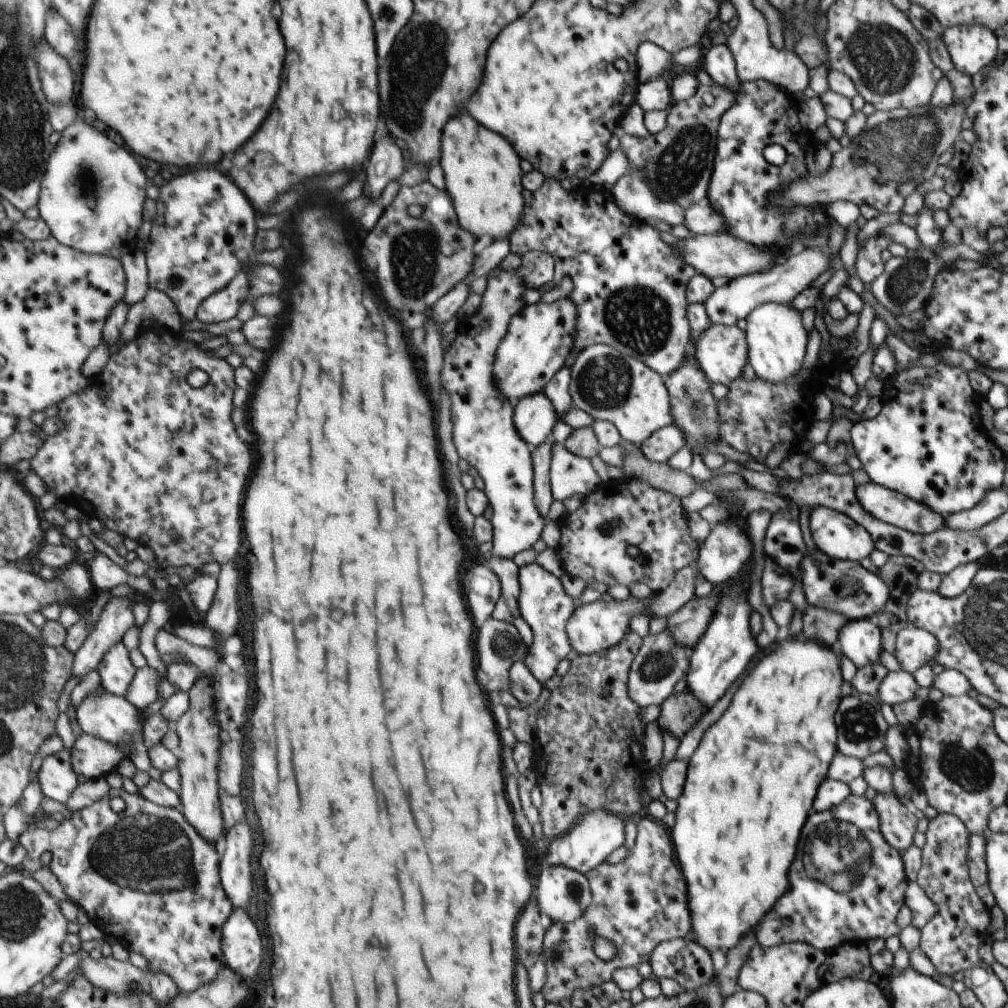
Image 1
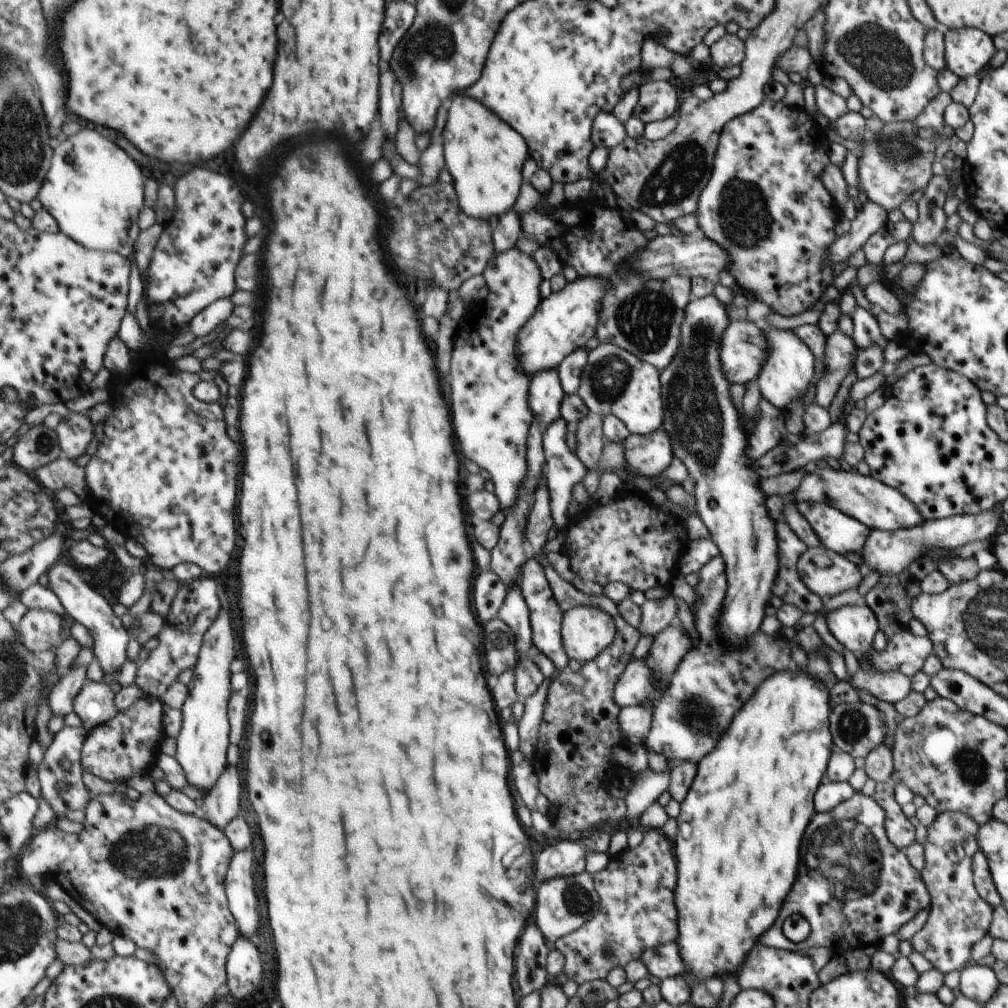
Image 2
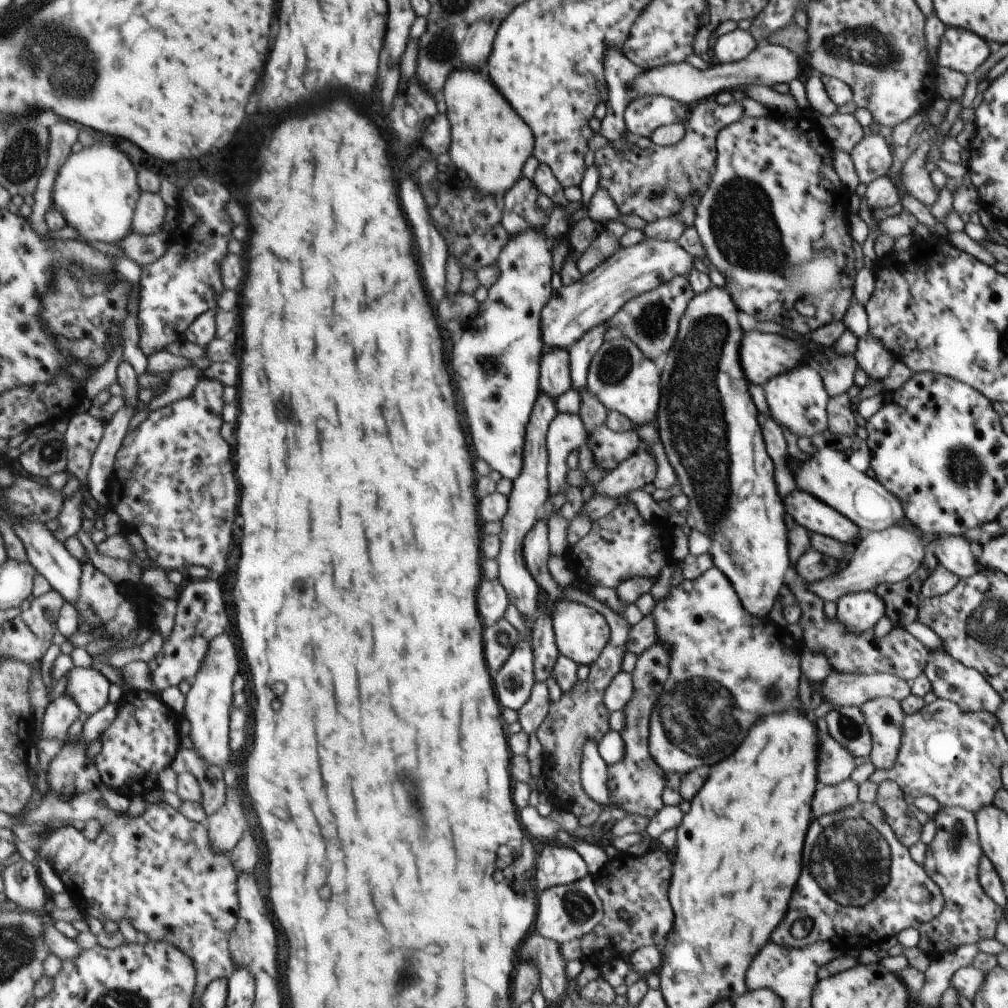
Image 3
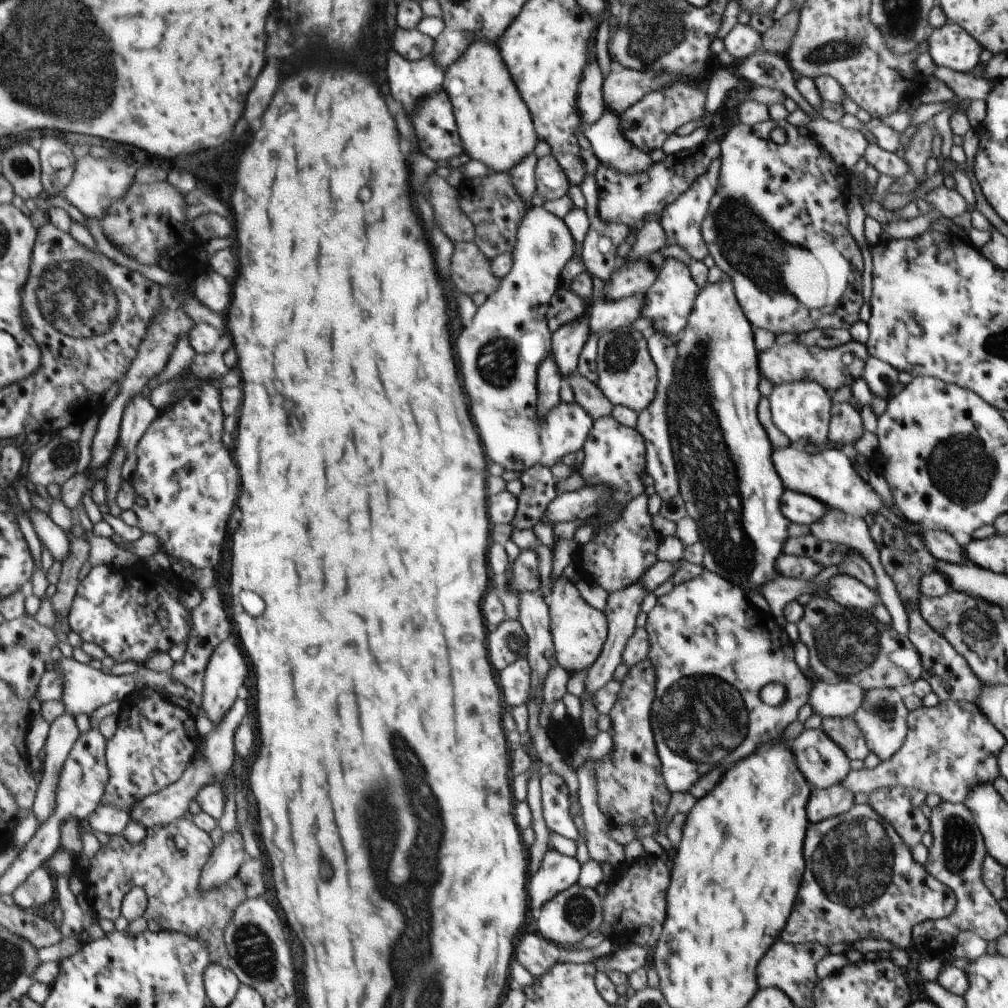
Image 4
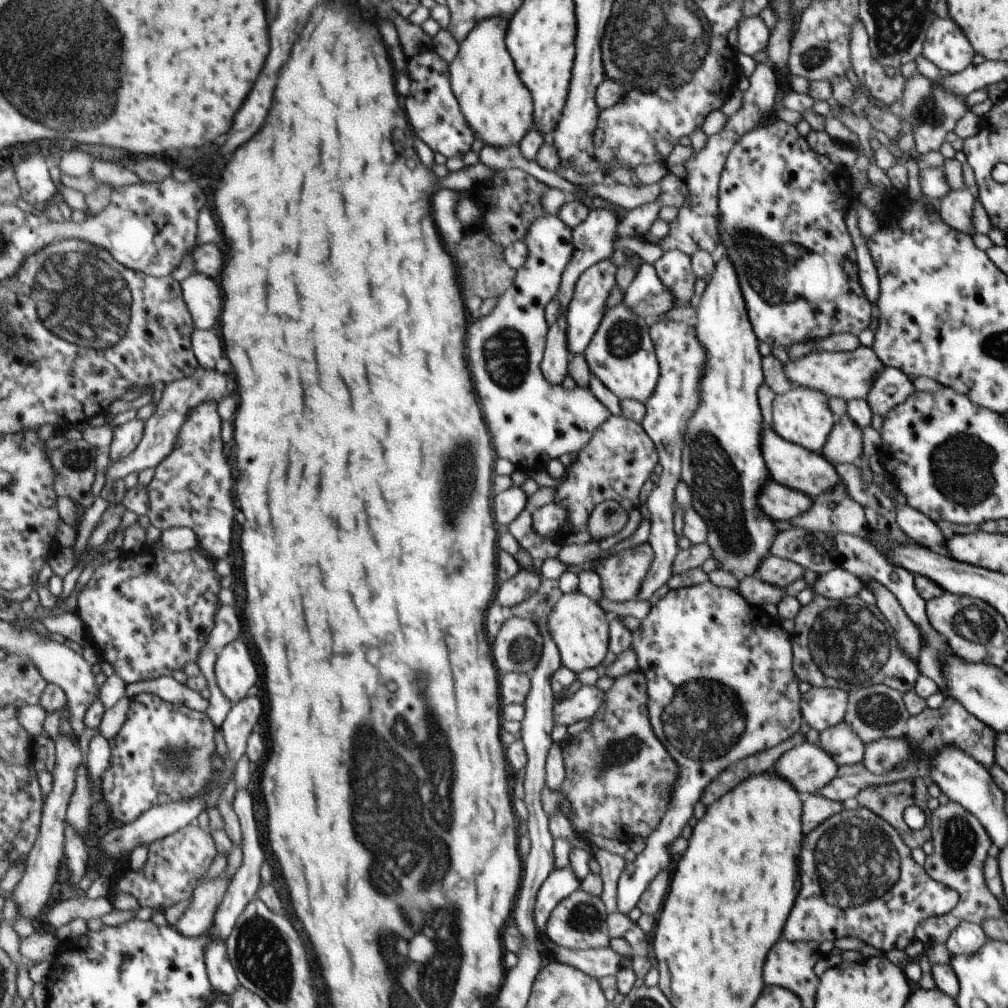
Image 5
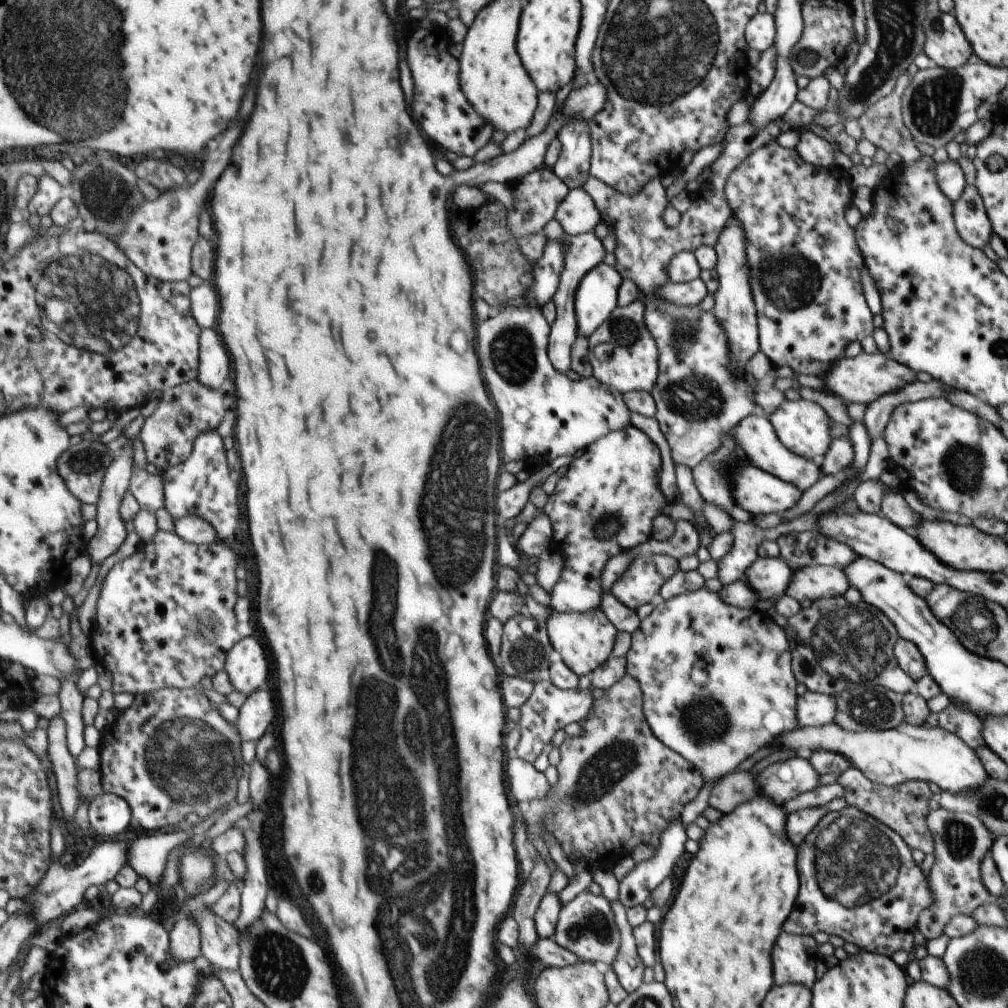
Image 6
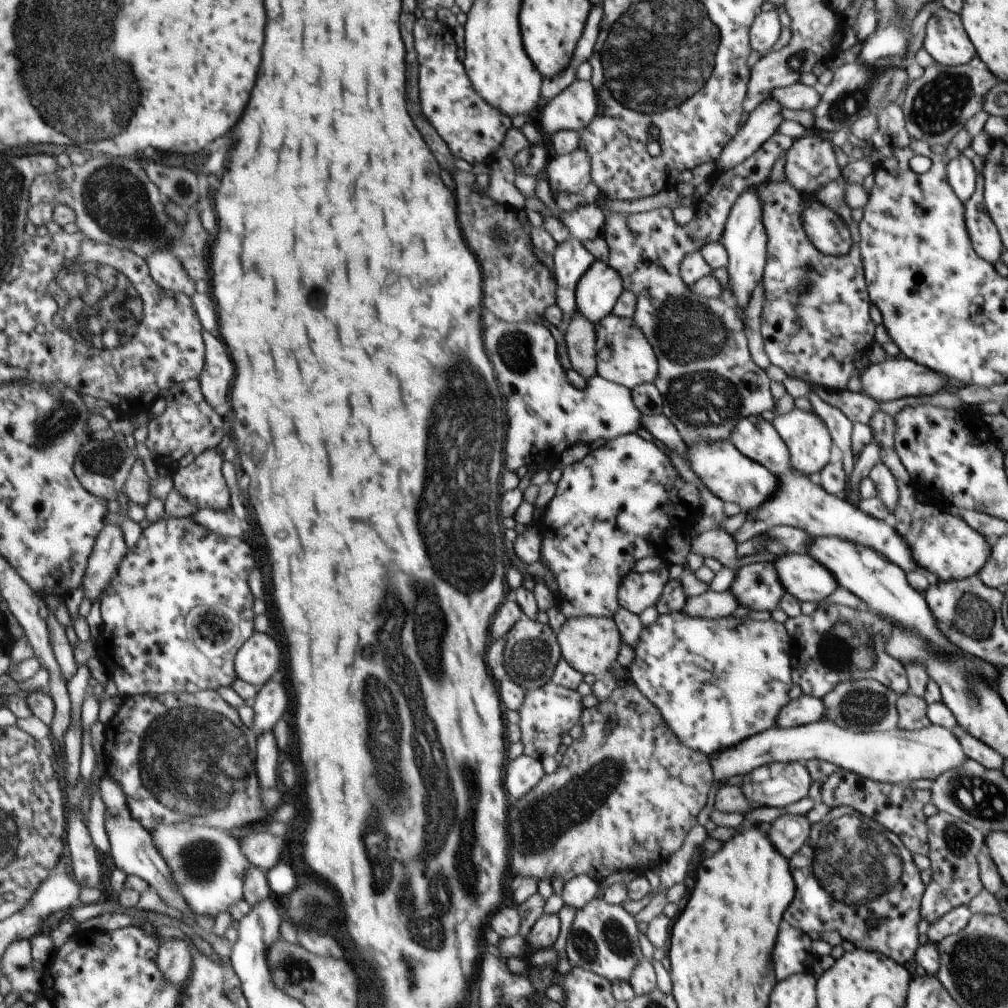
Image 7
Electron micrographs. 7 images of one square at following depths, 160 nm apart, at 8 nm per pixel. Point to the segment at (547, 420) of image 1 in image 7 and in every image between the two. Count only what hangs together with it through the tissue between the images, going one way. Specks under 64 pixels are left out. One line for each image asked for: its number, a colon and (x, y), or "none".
2: (546, 392)
3: (554, 375)
4: (566, 342)
5: (592, 289)
6: (595, 297)
7: (596, 292)

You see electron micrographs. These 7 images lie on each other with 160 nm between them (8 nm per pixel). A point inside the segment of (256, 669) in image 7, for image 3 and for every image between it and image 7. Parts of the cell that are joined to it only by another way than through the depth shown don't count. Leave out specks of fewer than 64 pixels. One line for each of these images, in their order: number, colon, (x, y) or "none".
3: (209, 703)
4: (227, 670)
5: (236, 672)
6: (248, 666)

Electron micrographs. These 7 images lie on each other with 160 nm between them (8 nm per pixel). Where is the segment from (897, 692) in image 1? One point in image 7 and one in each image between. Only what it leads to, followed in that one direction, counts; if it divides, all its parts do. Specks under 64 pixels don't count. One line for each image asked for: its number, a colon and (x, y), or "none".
2: (891, 686)
3: (841, 689)
4: (840, 699)
5: (822, 707)
6: (812, 709)
7: (805, 709)

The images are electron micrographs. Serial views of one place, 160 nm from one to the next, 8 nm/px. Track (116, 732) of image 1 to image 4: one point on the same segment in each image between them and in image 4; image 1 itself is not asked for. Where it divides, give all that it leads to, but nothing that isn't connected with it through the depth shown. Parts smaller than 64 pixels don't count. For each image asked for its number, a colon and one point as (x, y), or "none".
2: (96, 705)
3: (89, 688)
4: (85, 688)

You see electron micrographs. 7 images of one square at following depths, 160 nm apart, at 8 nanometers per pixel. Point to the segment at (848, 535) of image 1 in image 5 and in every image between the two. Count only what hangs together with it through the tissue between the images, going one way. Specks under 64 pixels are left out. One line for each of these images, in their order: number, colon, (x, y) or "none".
2: (838, 532)
3: (813, 515)
4: (798, 507)
5: (780, 502)

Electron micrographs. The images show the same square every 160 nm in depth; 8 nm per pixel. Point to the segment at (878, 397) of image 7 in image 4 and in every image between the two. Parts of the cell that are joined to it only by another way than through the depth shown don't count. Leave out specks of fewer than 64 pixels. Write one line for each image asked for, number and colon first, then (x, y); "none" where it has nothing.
4: (838, 367)
5: (848, 375)
6: (863, 378)

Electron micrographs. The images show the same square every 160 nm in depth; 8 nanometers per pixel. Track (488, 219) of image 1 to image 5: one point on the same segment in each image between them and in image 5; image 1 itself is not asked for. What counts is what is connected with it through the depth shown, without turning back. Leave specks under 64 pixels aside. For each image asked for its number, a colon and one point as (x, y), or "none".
2: (485, 155)
3: (491, 142)
4: (495, 123)
5: (498, 105)

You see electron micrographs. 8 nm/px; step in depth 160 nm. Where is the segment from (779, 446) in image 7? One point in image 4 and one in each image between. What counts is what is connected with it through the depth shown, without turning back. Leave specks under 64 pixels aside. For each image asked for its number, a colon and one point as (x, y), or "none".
4: (828, 476)
5: (789, 464)
6: (756, 437)

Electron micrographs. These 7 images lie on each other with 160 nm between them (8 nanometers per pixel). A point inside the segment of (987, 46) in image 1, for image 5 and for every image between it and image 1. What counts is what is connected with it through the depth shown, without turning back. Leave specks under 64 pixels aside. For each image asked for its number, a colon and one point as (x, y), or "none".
2: (966, 50)
3: (957, 49)
4: (949, 46)
5: (946, 47)

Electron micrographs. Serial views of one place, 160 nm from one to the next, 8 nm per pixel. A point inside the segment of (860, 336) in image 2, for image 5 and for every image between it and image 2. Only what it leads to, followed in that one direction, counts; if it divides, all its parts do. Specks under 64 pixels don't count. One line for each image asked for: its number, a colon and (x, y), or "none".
3: (870, 356)
4: (878, 376)
5: (892, 387)

